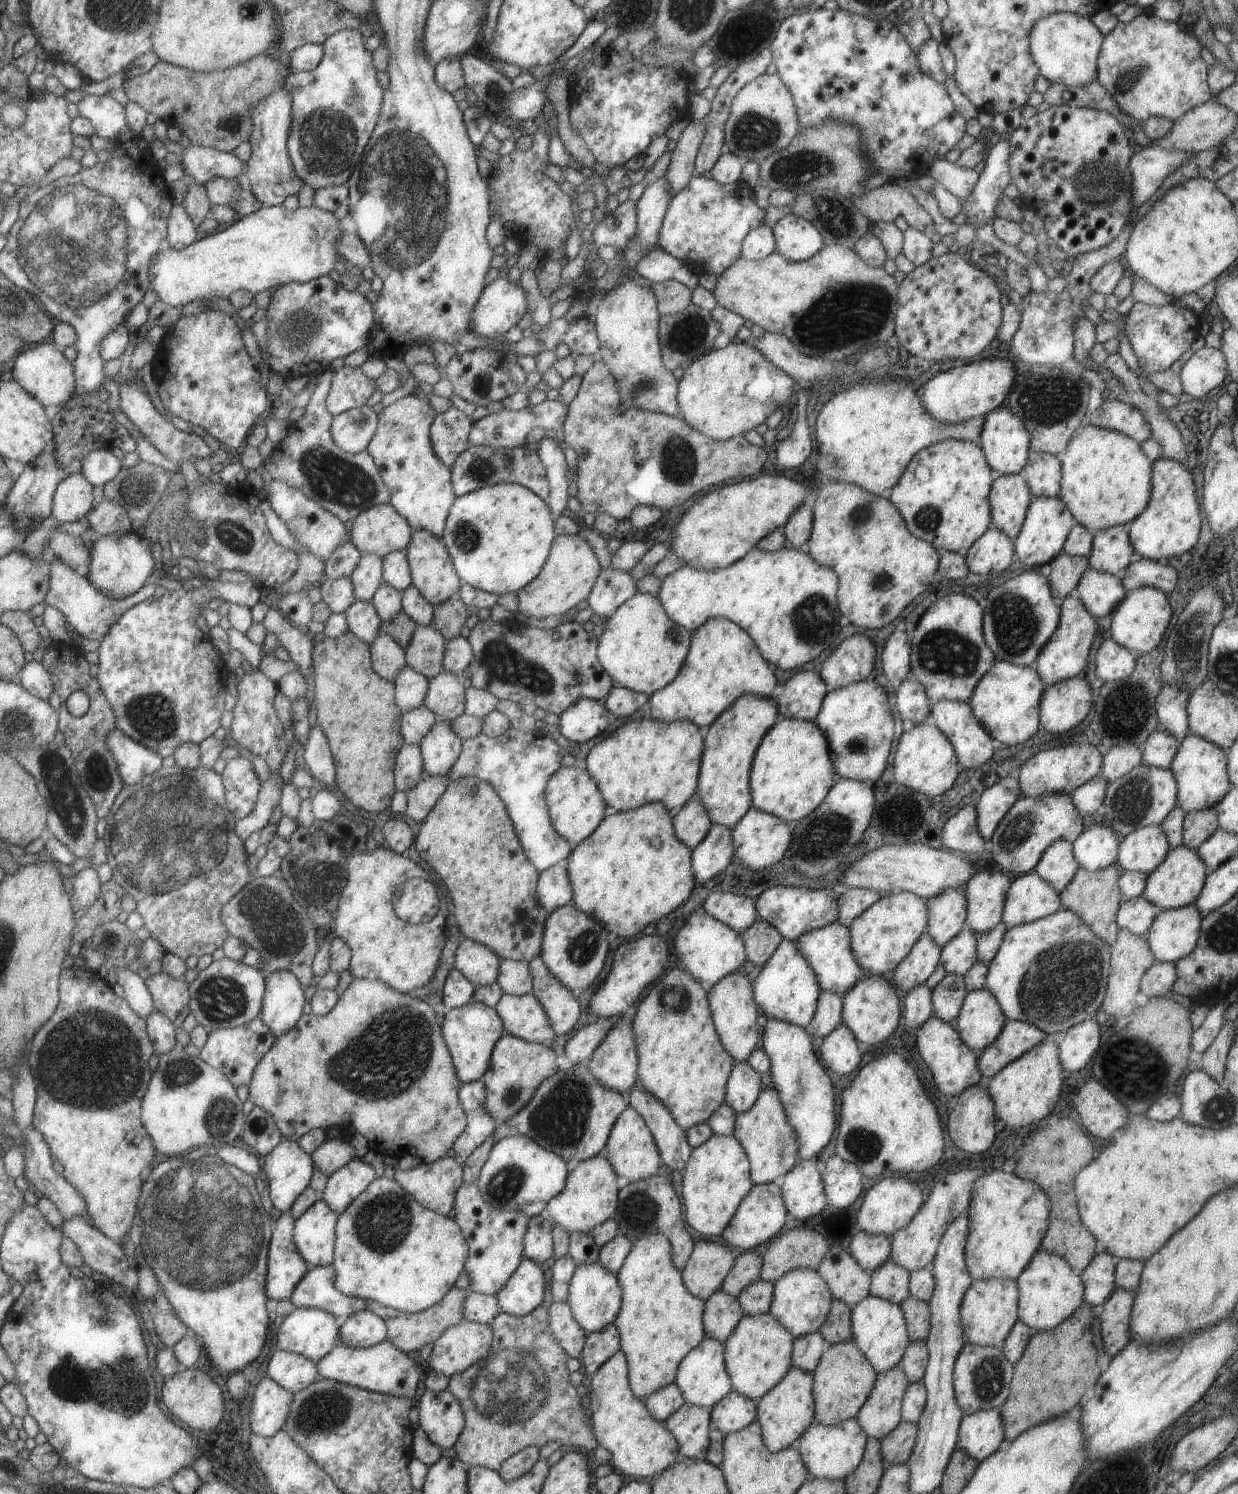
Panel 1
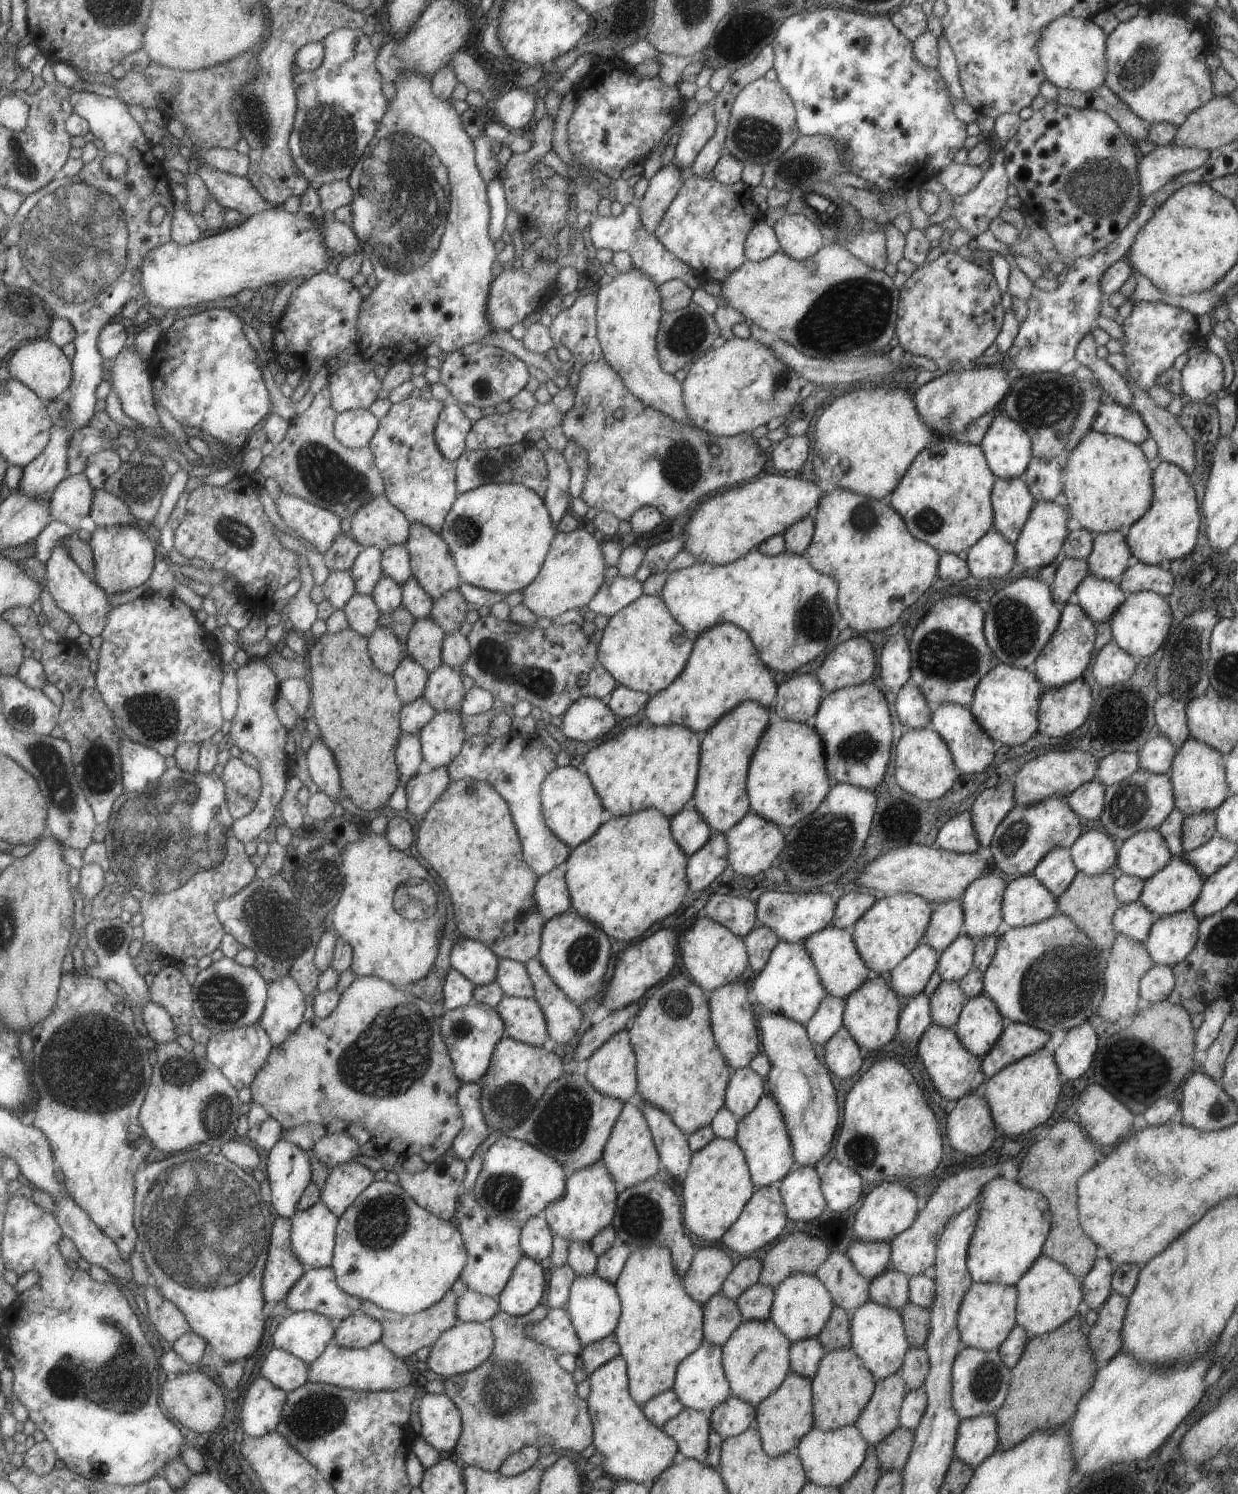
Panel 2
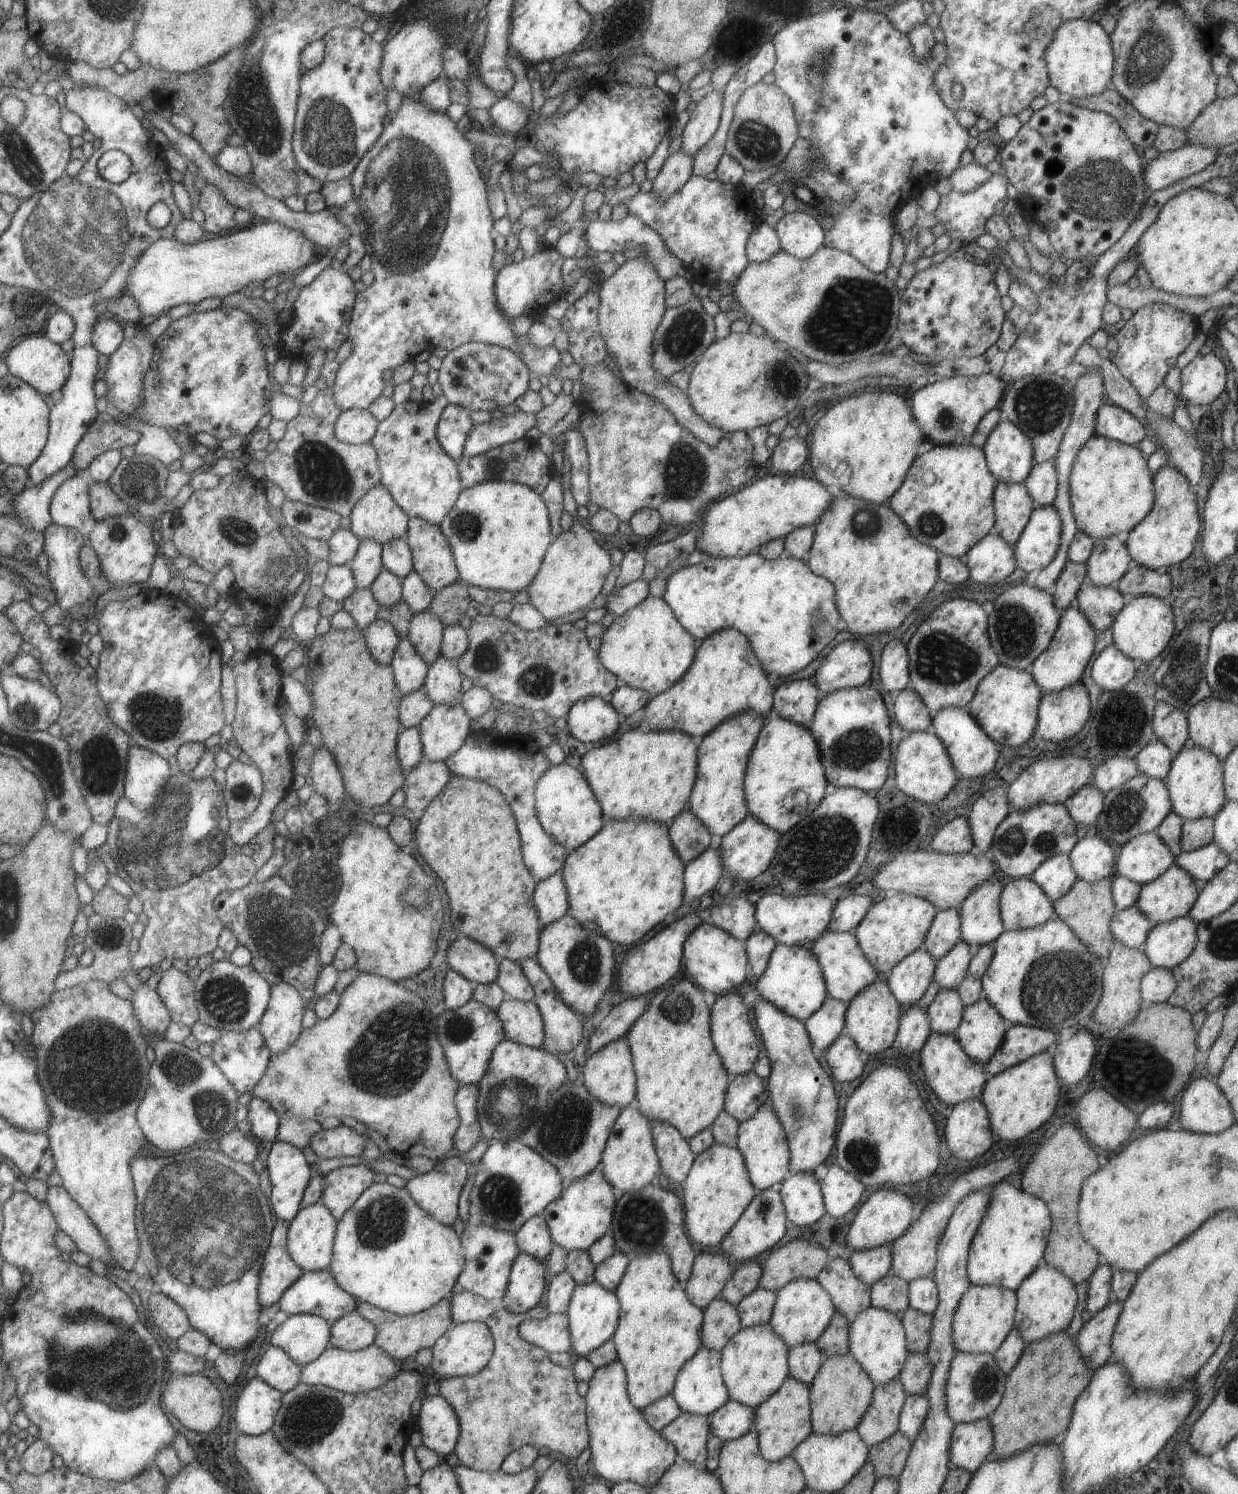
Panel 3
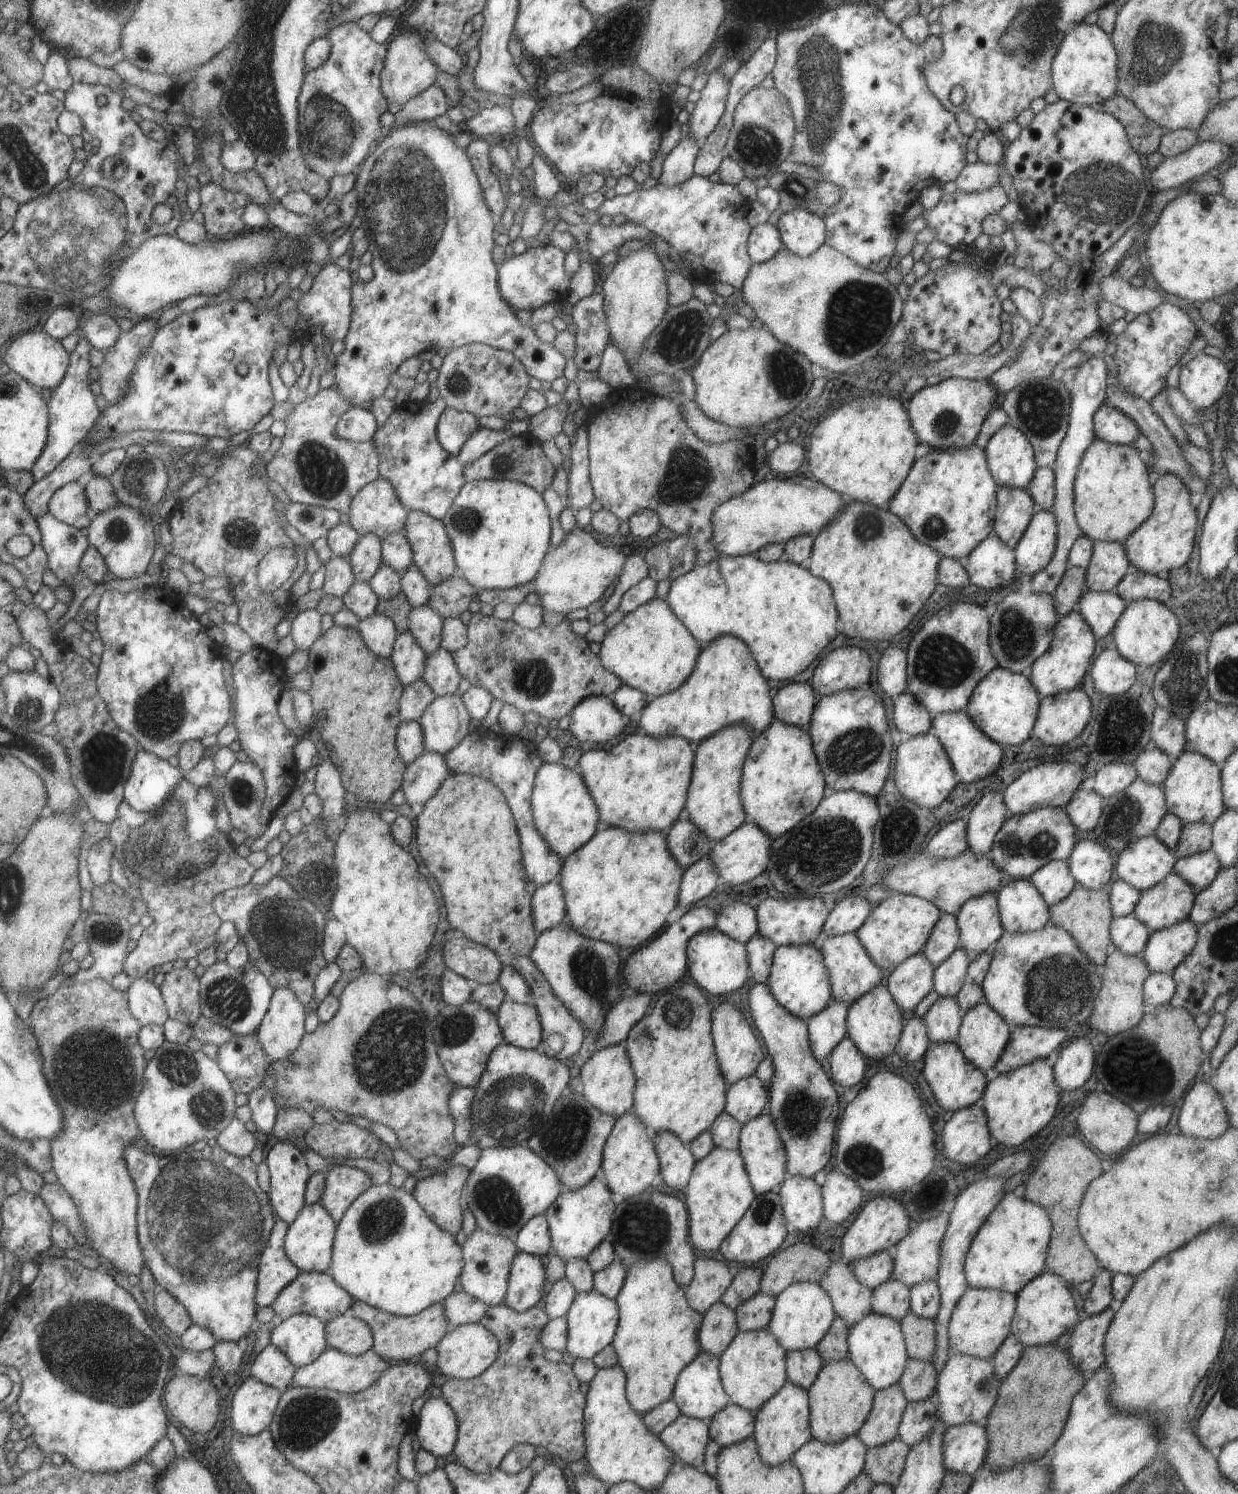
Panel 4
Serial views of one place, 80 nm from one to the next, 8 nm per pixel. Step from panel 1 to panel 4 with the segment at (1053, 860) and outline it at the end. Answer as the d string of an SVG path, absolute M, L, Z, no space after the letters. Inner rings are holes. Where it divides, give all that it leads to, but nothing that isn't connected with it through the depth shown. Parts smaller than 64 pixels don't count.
M1057 859L1040 866L1028 878L1042 894L1047 906L1064 899L1076 882L1066 859Z

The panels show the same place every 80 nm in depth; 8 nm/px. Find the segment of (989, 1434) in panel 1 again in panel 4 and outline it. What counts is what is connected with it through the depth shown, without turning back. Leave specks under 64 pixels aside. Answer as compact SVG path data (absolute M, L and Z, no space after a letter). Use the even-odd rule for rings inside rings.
M983 1423L949 1425L942 1438L942 1459L946 1471L957 1471L970 1477L985 1464L988 1434Z

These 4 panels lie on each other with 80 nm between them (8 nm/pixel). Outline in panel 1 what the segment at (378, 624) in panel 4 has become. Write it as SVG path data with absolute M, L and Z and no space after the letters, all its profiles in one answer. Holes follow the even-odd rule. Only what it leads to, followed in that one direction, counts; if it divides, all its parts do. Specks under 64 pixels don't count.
M377 634L370 644L370 661L377 676L393 682L406 665L404 649L389 635Z

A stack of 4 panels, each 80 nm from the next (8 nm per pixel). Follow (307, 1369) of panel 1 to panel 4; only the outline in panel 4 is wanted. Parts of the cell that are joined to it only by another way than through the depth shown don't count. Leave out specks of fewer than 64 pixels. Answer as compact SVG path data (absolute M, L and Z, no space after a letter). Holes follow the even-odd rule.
M271 1343L257 1354L249 1368L250 1376L279 1392L289 1388L296 1366Z

